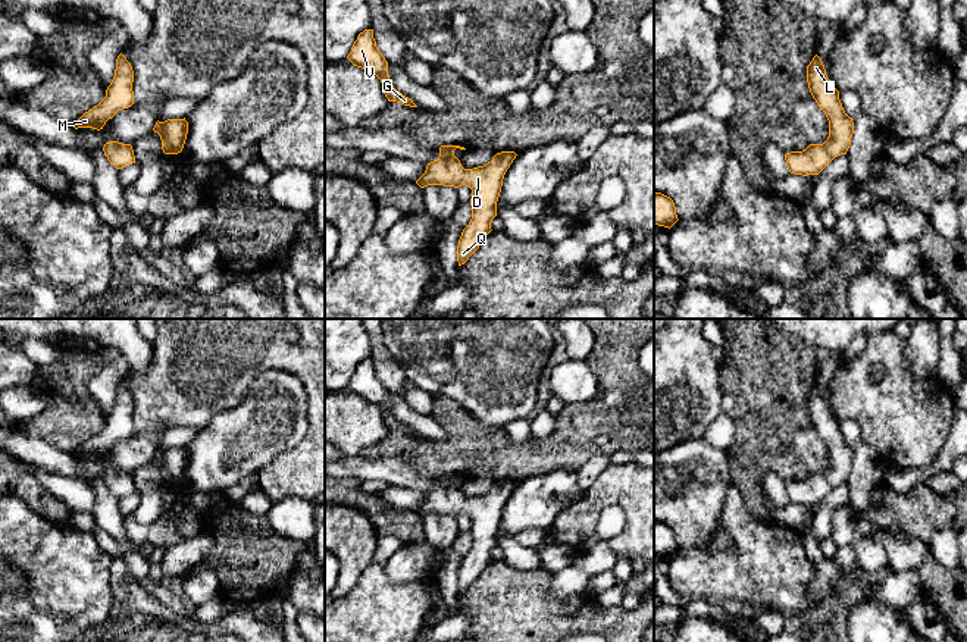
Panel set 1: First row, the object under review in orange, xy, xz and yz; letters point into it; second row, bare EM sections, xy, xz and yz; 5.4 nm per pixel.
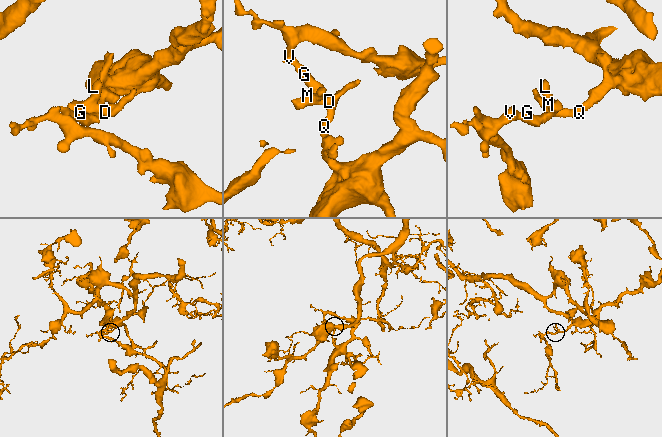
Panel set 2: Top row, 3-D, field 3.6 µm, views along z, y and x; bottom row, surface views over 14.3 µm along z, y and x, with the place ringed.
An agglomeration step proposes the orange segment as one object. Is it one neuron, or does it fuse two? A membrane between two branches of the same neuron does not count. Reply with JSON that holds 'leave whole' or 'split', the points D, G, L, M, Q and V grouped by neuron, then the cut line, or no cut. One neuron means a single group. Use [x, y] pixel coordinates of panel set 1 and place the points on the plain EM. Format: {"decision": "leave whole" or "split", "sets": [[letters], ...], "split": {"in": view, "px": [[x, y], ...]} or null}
{"decision": "leave whole", "sets": [["D", "G", "L", "M", "Q", "V"]], "split": null}

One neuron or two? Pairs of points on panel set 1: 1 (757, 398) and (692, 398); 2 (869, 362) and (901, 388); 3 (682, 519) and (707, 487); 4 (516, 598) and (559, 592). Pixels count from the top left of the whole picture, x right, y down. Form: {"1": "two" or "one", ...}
{"1": "two", "2": "one", "3": "one", "4": "two"}

